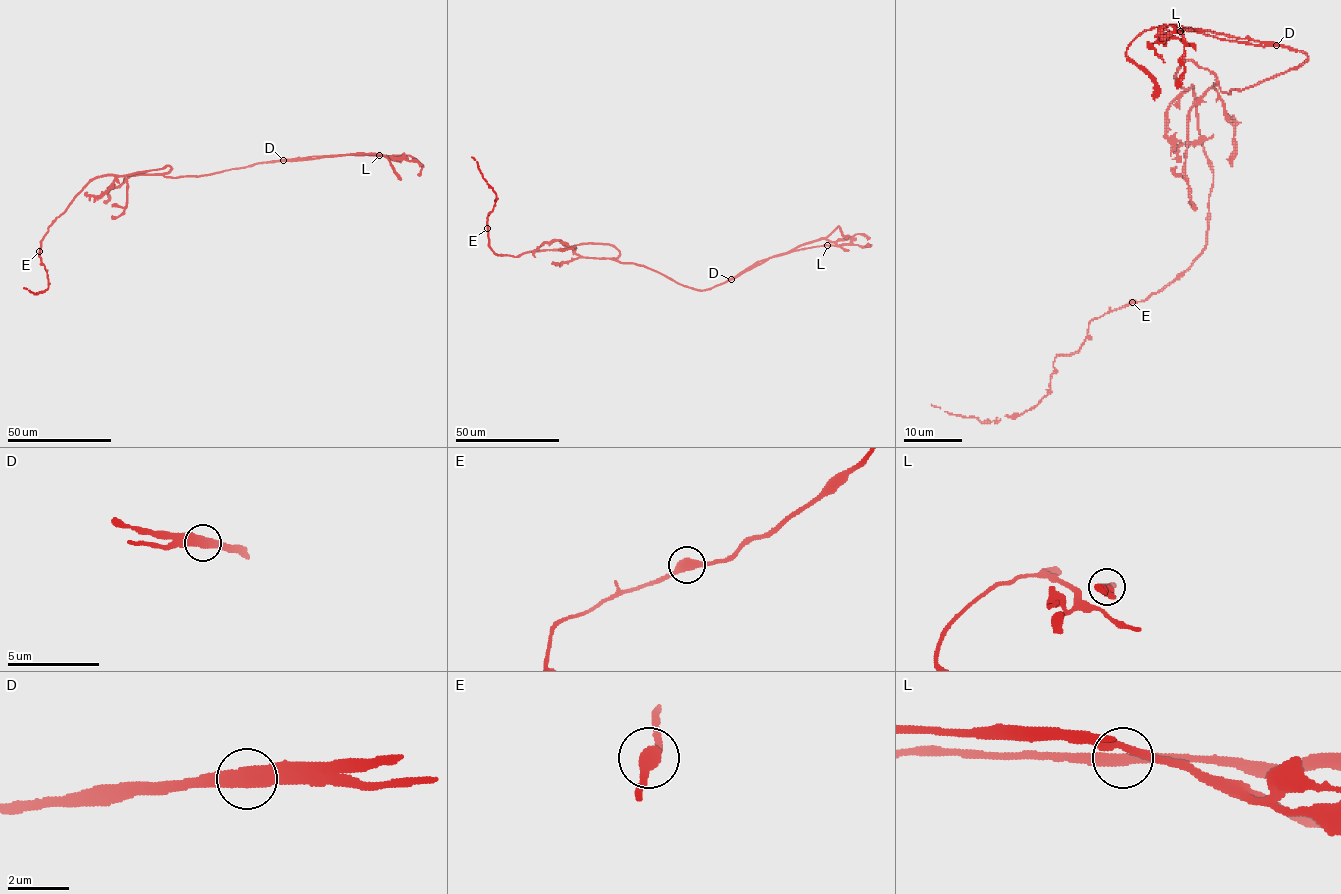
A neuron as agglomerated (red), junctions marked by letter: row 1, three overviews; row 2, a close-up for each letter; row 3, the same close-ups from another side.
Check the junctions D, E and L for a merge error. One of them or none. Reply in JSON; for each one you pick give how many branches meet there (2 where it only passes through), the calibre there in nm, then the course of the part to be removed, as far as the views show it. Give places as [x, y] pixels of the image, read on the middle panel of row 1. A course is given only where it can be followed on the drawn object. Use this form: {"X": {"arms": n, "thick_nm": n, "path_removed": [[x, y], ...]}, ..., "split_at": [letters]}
{"D": {"arms": 2, "thick_nm": 440, "path_removed": [[731, 279], [770, 257], [821, 239], [835, 242], [862, 234], [867, 240]]}, "split_at": ["D"]}

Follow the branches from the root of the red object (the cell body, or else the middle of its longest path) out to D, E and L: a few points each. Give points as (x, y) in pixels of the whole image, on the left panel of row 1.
D: (170, 170), (163, 175), (199, 176), (283, 160)
E: (170, 170), (171, 168), (166, 166), (123, 176), (94, 178), (48, 227), (40, 251)
L: (170, 170), (163, 175), (199, 176), (292, 158), (380, 155)

